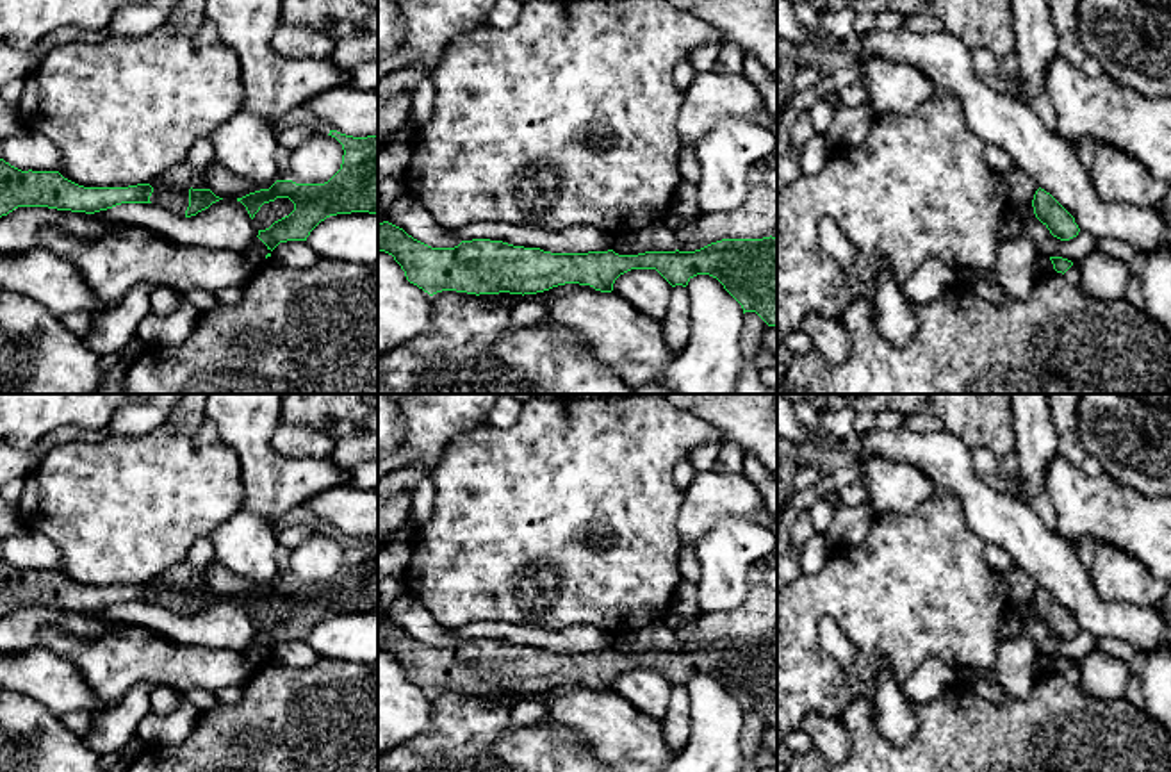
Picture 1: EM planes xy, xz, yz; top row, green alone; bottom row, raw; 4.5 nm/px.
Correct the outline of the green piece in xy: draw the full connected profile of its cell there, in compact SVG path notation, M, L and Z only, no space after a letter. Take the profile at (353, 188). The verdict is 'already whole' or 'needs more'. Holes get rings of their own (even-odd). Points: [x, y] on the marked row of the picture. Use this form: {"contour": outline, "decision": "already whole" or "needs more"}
{"contour": "M330 130L344 150L340 169L324 184L296 184L276 180L269 189L250 193L241 201L250 218L264 203L289 198L294 210L258 230L258 239L274 250L280 242L307 241L310 232L326 218L351 212L378 214L378 136L353 137Z", "decision": "already whole"}

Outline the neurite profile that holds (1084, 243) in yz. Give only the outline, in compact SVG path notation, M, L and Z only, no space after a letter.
M1021 203L1018 209L1023 212L1021 234L1034 242L1039 255L1062 257L1080 264L1084 257L1096 250L1098 237L1089 232L1080 230L1077 237L1060 241L1036 218L1032 203Z

